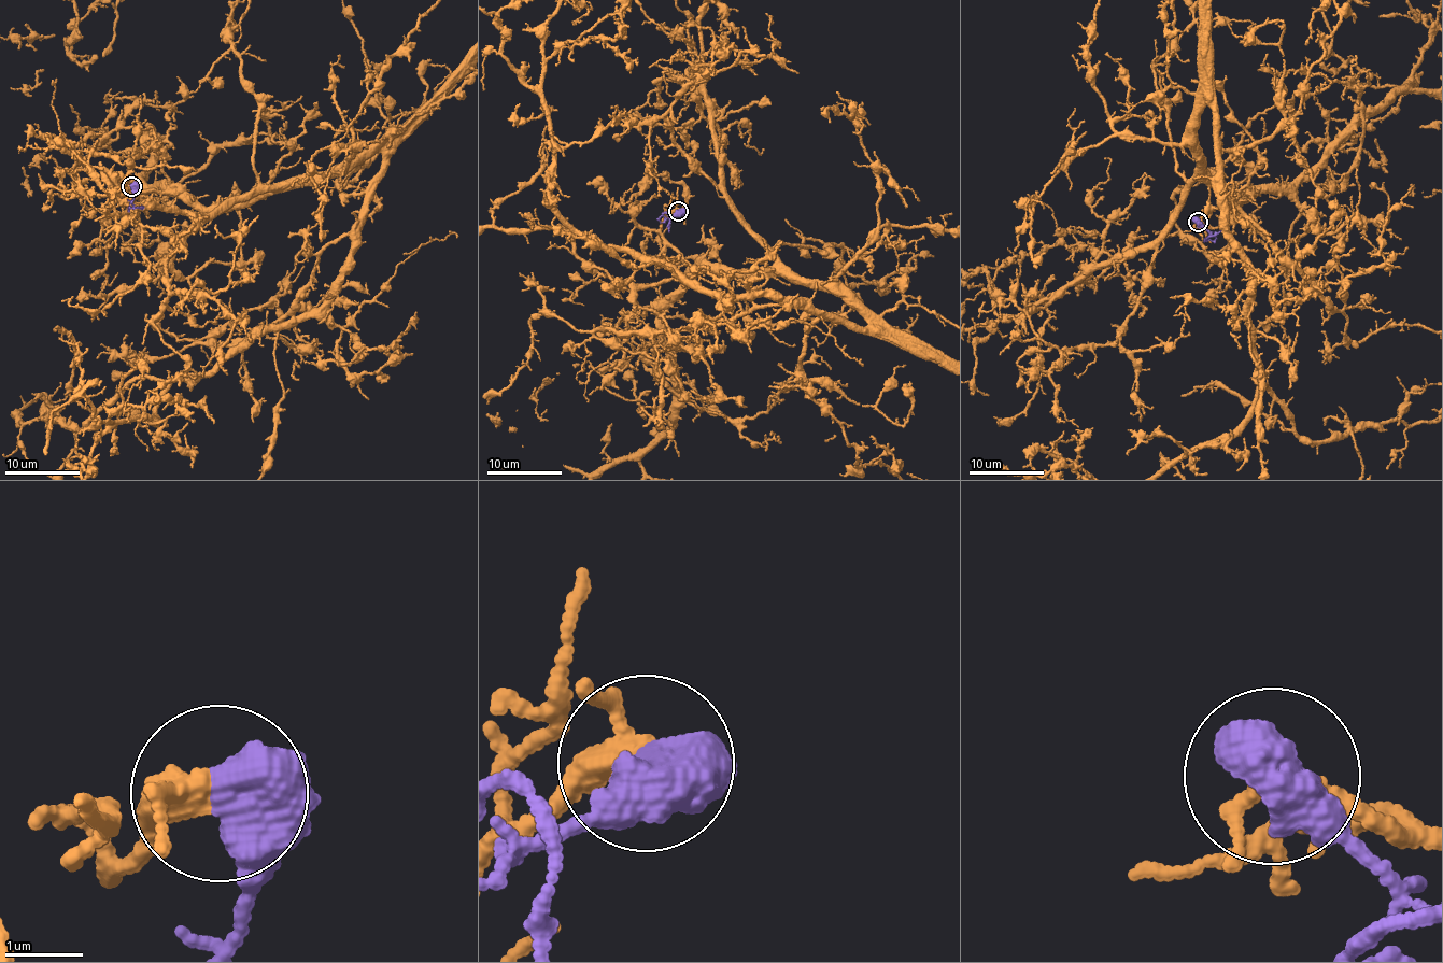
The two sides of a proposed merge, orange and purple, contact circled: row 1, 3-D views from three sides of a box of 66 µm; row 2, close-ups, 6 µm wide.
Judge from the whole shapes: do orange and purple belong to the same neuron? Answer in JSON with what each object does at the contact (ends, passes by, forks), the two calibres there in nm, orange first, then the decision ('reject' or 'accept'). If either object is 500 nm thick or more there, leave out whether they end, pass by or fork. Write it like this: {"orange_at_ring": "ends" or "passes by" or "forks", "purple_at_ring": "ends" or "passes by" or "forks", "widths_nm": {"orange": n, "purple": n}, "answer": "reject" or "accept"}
{"widths_nm": {"orange": 320, "purple": 550}, "answer": "accept"}

